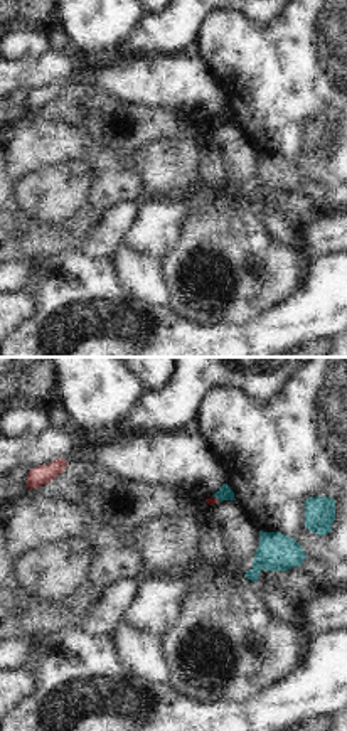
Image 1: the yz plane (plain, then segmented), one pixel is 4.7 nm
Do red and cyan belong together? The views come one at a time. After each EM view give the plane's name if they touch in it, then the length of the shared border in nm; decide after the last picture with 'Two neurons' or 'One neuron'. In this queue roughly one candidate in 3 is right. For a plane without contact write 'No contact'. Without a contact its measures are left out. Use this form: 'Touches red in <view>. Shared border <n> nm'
Touches red in yz. Shared border 50 nm.

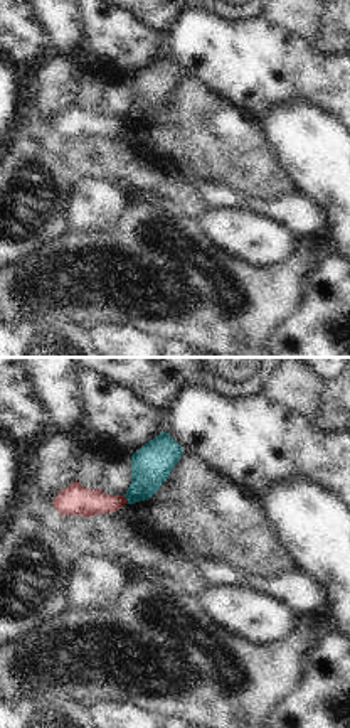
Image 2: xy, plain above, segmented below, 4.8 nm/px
Touches red in xy. Shared border 50 nm.

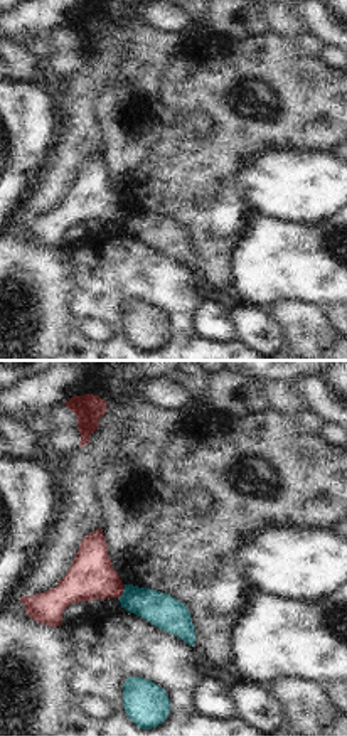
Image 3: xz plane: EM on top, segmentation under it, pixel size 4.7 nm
Touches red in xz. Shared border 70 nm.

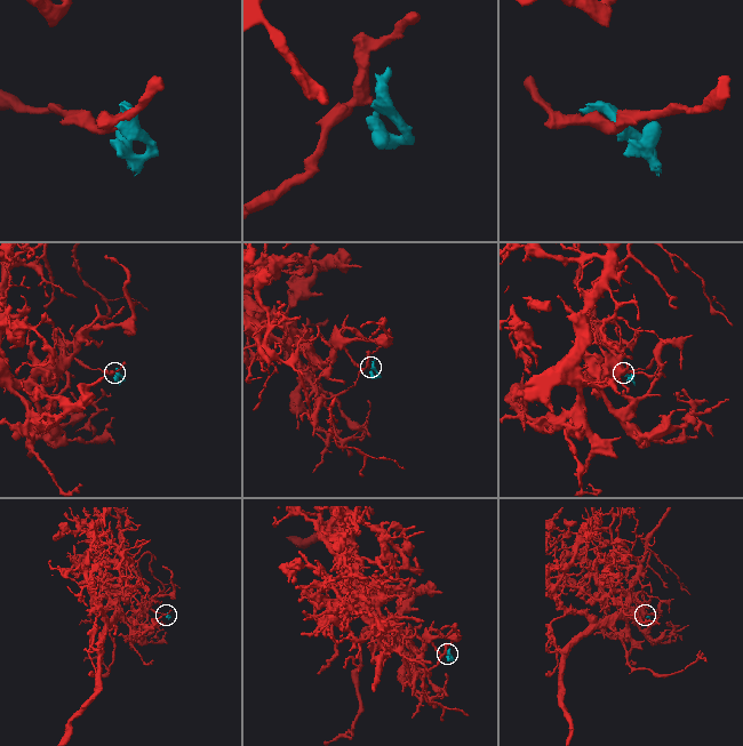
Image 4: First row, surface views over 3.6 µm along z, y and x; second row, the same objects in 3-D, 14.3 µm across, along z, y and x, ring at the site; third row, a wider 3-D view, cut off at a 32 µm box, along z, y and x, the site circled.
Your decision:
Two neurons.

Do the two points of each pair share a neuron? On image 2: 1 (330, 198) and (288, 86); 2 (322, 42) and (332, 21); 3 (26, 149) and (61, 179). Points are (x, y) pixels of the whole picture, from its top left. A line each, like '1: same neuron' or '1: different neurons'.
1: different neurons
2: same neuron
3: same neuron

